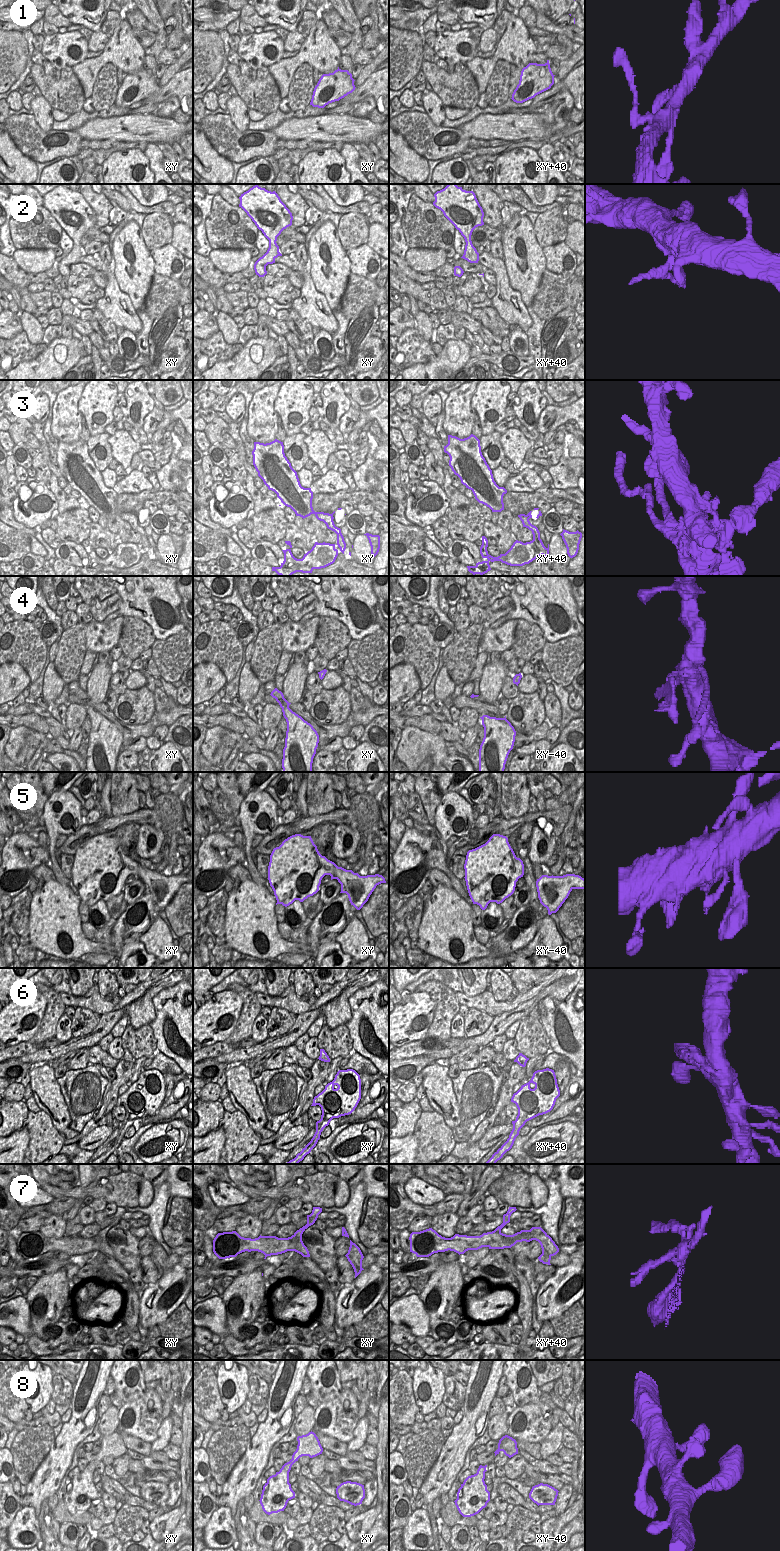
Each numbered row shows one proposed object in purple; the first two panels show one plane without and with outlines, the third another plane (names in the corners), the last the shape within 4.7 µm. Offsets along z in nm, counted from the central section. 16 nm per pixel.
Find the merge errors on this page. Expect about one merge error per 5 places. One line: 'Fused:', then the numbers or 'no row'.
Fused: 3

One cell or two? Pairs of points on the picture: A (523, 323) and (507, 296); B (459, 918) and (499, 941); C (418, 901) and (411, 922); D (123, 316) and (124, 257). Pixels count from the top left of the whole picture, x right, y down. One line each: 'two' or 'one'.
A: one
B: two
C: one
D: two

